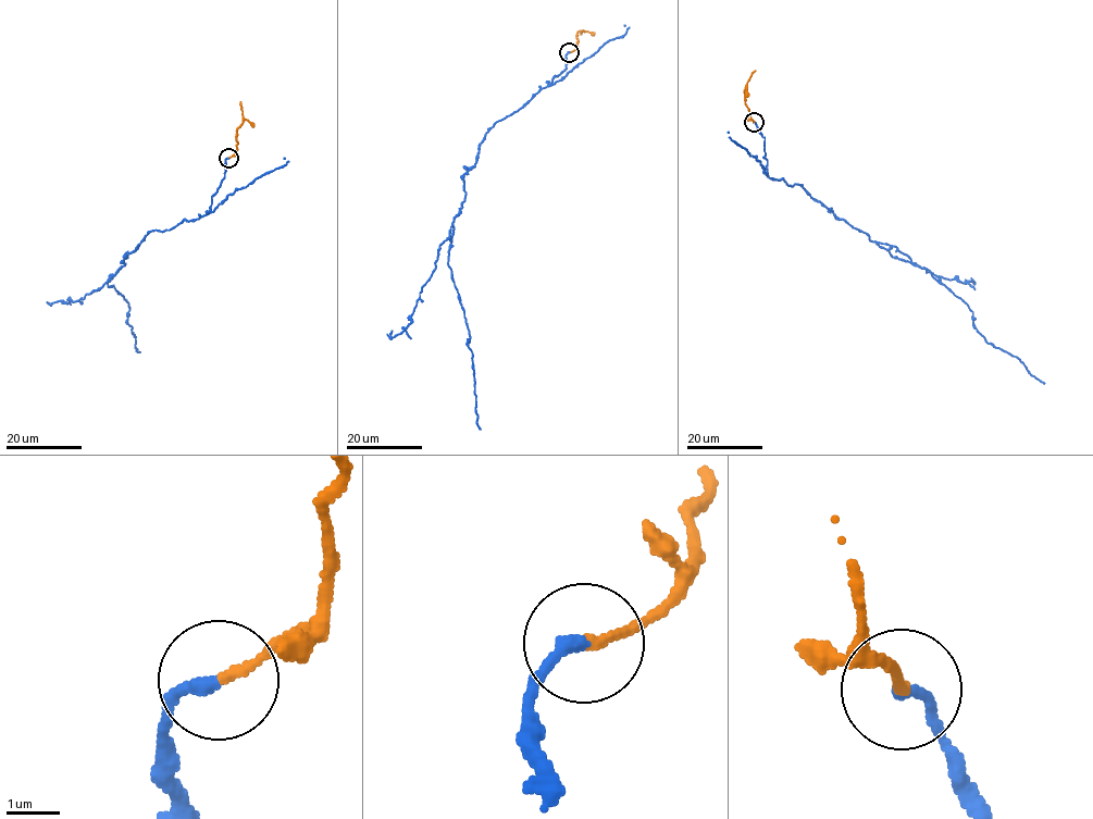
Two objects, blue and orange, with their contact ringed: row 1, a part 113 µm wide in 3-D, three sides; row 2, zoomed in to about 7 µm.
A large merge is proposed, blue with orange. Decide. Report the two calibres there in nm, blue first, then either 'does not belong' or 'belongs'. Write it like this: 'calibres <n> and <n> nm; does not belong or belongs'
calibres 240 and 160 nm; does not belong

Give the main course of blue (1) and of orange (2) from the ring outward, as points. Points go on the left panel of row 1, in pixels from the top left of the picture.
1: (230, 158), (210, 210), (168, 230), (153, 230), (108, 278), (128, 303), (127, 322), (140, 351)
2: (230, 158), (236, 153), (237, 127), (243, 122), (240, 101)

